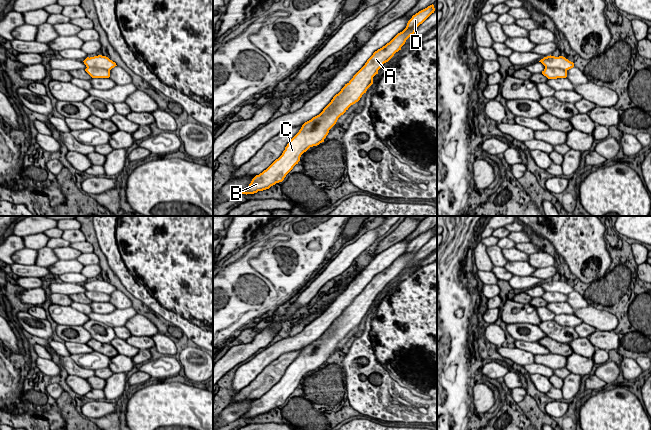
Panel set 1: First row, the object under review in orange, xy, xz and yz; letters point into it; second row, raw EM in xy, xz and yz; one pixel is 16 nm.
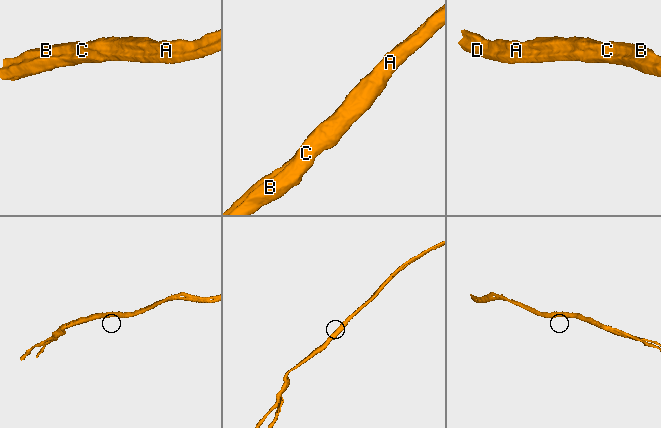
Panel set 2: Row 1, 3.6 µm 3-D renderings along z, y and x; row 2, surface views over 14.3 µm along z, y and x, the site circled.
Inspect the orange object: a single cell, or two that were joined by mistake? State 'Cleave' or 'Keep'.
Cleave

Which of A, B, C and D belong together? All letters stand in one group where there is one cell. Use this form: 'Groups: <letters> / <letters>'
Groups: A B C / D

